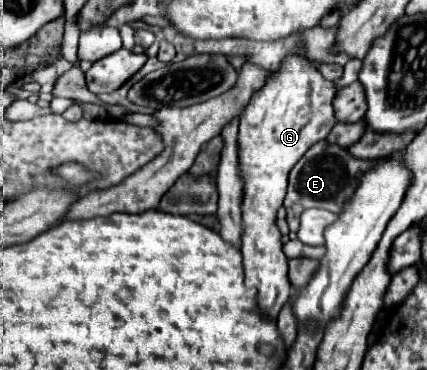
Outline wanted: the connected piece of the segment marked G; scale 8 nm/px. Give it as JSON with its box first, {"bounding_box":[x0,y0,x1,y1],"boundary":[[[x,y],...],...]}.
{"bounding_box":[238,39,336,321],"boundary":[[[300,39],[294,49],[284,57],[280,67],[268,77],[266,87],[258,89],[250,103],[246,105],[244,113],[240,115],[240,133],[238,133],[238,145],[240,145],[240,163],[244,173],[244,199],[242,199],[242,221],[244,221],[244,233],[242,233],[242,255],[244,255],[244,271],[246,271],[246,287],[258,289],[258,307],[262,315],[268,321],[276,321],[280,309],[286,305],[288,297],[292,295],[292,285],[288,281],[288,259],[282,253],[282,241],[280,231],[276,227],[276,211],[282,207],[286,185],[288,185],[288,173],[298,163],[298,159],[316,143],[326,139],[330,129],[336,125],[332,99],[336,95],[336,87],[332,81],[326,81],[318,69],[314,67],[314,61],[304,57],[304,41]]]}

